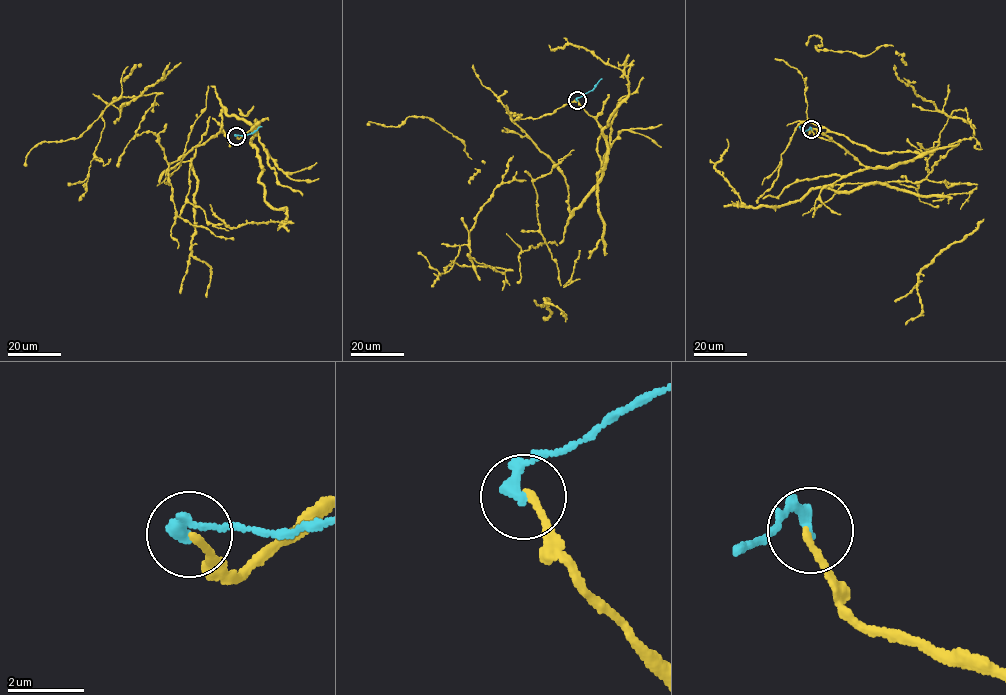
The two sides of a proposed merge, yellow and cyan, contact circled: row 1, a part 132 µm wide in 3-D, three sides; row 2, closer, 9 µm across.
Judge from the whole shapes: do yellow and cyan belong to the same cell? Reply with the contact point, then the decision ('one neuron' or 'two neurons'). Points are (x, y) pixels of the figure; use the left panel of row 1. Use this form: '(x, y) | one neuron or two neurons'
(236, 136) | two neurons

